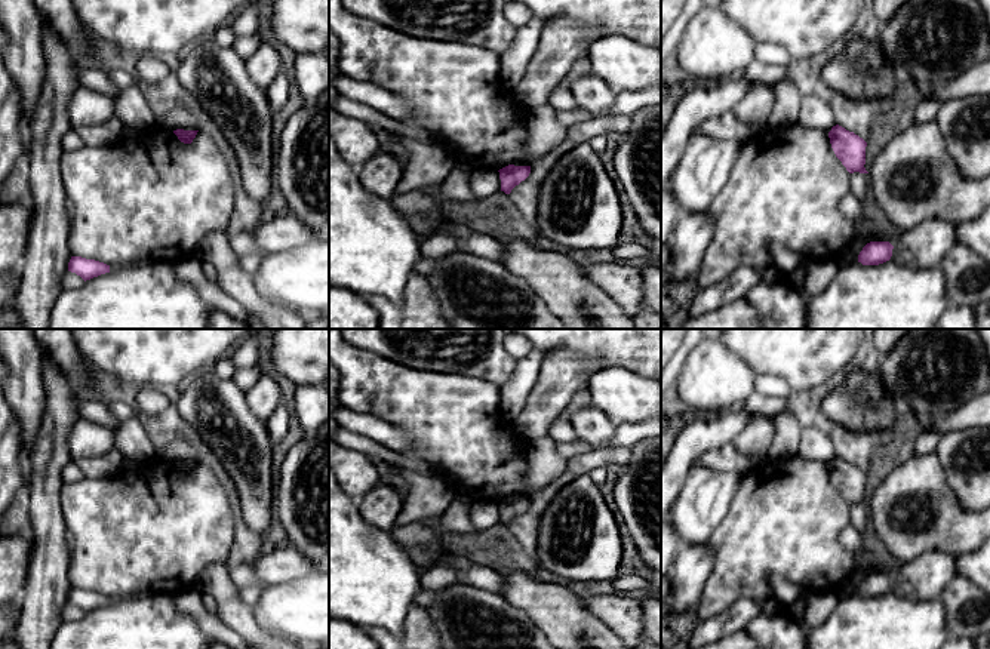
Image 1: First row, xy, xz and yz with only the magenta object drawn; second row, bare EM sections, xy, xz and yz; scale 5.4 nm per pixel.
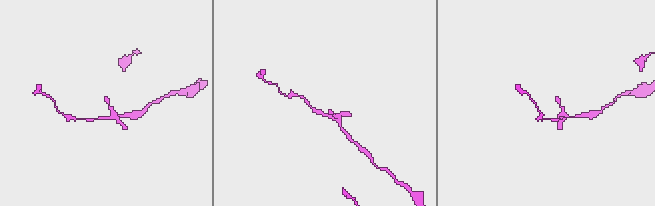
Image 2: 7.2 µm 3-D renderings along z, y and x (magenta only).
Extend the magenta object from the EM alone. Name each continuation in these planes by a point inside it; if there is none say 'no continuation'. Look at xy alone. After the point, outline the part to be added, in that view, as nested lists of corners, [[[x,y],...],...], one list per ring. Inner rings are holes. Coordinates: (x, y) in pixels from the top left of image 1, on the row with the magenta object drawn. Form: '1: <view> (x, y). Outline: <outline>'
no continuation

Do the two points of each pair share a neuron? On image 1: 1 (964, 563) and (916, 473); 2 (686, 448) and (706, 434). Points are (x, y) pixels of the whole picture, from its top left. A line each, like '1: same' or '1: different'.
1: different
2: same

